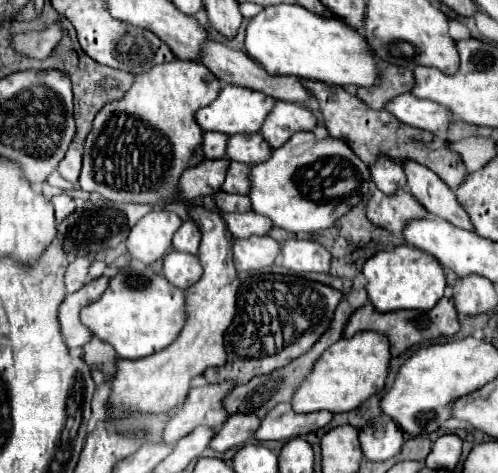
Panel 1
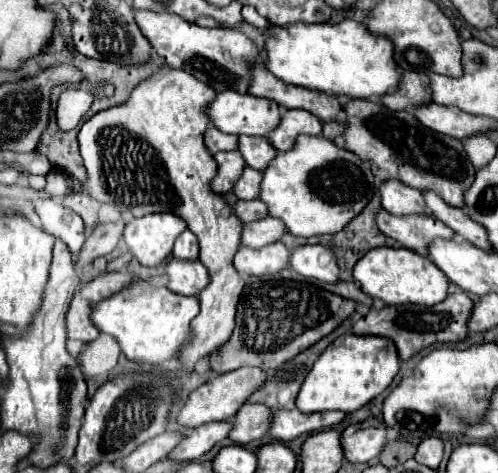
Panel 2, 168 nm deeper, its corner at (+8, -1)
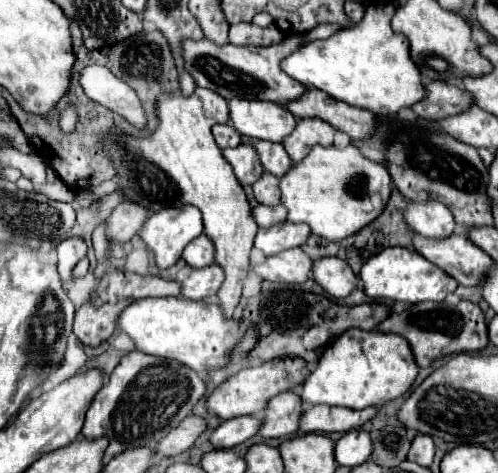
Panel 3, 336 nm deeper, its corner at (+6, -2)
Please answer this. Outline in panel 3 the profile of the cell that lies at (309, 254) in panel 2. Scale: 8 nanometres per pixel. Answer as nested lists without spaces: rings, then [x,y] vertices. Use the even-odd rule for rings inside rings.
[[[324,256],[312,264],[314,280],[332,296],[344,298],[354,290],[356,276],[350,270],[350,266],[336,258],[336,256]]]

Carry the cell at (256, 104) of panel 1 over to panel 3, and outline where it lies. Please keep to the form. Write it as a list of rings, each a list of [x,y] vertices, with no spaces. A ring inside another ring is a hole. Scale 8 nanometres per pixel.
[[[234,98],[228,104],[230,124],[240,136],[282,142],[296,126],[296,118],[276,102]]]

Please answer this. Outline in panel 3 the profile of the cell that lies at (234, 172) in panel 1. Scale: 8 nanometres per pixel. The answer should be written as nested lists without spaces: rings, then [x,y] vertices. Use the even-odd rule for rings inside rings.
[[[264,172],[262,178],[258,178],[258,182],[252,184],[252,190],[254,190],[254,198],[260,204],[268,204],[268,206],[280,204],[280,188],[278,188],[278,178],[274,174]]]

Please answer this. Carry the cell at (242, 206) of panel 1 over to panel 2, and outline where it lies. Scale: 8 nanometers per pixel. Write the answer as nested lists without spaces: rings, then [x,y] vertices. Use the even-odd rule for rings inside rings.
[[[254,199],[254,201],[238,201],[236,203],[236,215],[244,223],[250,223],[250,221],[258,221],[258,219],[268,217],[268,207],[260,199]]]

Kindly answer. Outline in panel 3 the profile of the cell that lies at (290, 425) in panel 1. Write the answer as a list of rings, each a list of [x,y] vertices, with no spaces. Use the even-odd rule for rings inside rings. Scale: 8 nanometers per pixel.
[[[310,406],[302,410],[298,434],[308,432],[348,432],[360,428],[364,422],[372,420],[378,408],[332,408],[332,406]]]

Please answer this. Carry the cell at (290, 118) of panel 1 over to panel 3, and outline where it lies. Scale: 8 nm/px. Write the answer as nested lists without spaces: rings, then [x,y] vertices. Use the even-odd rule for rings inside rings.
[[[302,118],[296,122],[296,128],[290,136],[284,138],[284,148],[294,162],[306,158],[314,144],[330,146],[334,138],[334,128],[320,118]]]

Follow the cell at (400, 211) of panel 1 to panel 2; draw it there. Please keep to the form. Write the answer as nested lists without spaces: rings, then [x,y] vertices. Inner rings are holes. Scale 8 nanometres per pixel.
[[[388,211],[378,213],[378,227],[388,237],[396,239],[402,247],[416,251],[420,255],[428,255],[428,247],[434,239],[454,239],[454,231],[446,227],[442,221],[428,215],[412,215],[412,217],[396,217]]]

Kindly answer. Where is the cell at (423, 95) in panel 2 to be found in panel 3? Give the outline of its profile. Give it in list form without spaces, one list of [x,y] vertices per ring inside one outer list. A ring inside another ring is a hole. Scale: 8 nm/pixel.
[[[428,82],[424,90],[426,90],[426,96],[412,106],[412,112],[422,120],[438,122],[446,116],[460,114],[472,104],[470,94],[446,82]]]

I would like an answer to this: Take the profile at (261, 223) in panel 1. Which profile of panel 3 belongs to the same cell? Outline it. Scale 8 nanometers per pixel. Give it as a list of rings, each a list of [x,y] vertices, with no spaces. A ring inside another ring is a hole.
[[[280,222],[270,228],[260,228],[256,234],[254,246],[262,250],[266,256],[272,256],[282,250],[302,246],[308,236],[310,236],[310,228],[306,224]]]

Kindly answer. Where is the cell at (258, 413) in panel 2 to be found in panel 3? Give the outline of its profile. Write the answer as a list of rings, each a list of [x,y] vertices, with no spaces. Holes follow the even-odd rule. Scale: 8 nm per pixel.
[[[282,392],[266,402],[264,420],[258,430],[262,438],[282,438],[298,430],[298,420],[302,412],[302,400],[298,394]]]

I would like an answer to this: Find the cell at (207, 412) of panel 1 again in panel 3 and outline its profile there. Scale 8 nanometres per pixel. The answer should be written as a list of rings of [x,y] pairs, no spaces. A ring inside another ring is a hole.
[[[286,358],[286,360],[268,360],[260,366],[250,366],[240,370],[222,382],[206,400],[206,410],[214,412],[220,420],[230,420],[236,416],[260,416],[266,402],[280,392],[296,388],[306,378],[306,364],[302,358]]]

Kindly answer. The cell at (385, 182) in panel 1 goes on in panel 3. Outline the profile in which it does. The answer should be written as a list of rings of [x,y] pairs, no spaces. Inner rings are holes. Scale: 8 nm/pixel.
[[[432,198],[424,202],[408,200],[404,208],[404,222],[426,238],[444,238],[456,228],[452,212],[442,202],[434,202]]]

